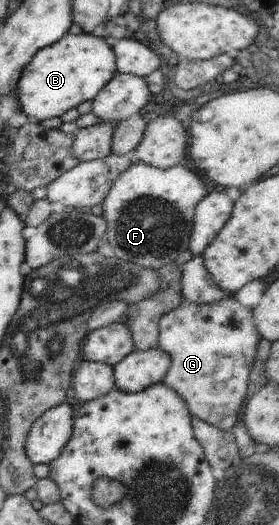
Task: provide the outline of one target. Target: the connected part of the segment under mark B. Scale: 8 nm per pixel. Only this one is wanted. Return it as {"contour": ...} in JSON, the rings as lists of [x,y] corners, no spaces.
{"contour":[[[83,31],[78,35],[66,32],[56,43],[36,52],[22,70],[16,88],[24,113],[41,122],[60,117],[88,99],[92,101],[116,73],[115,53],[105,37],[92,32]]]}

